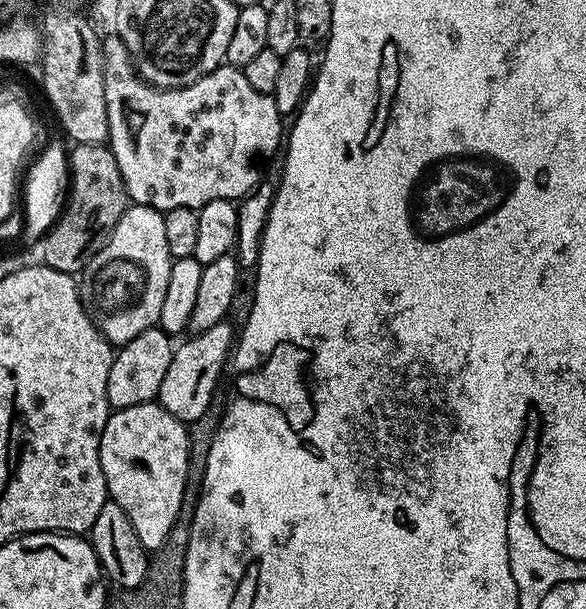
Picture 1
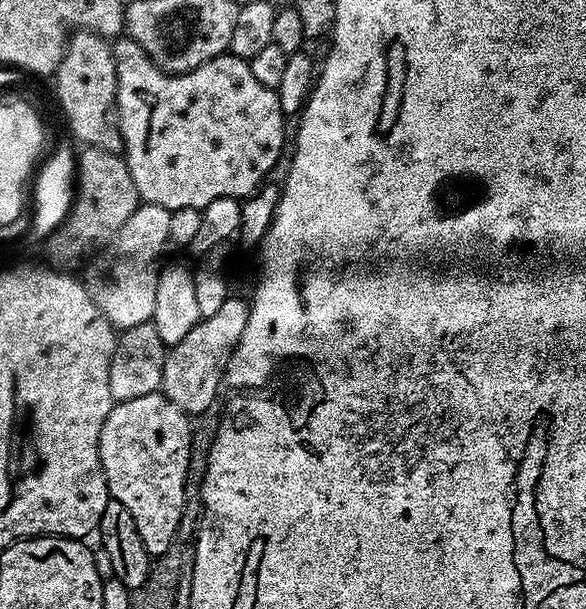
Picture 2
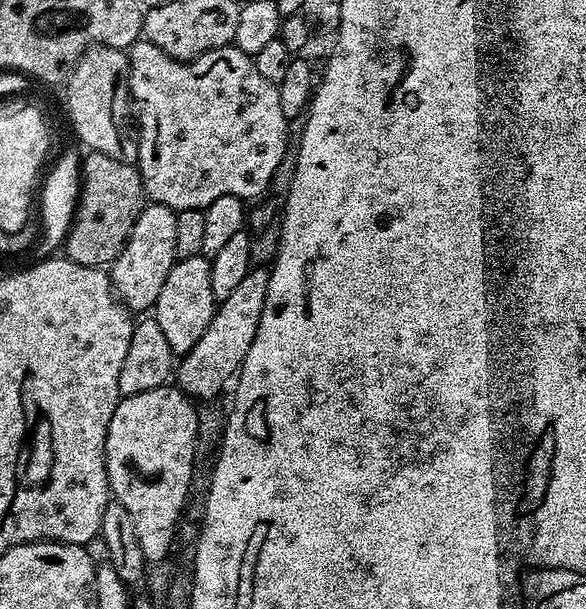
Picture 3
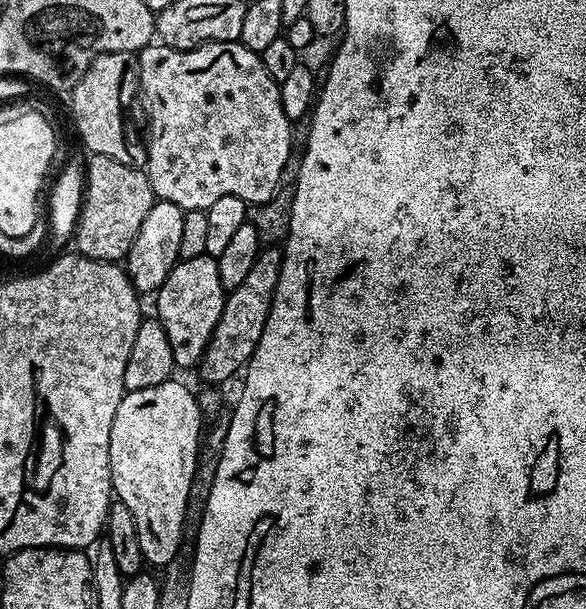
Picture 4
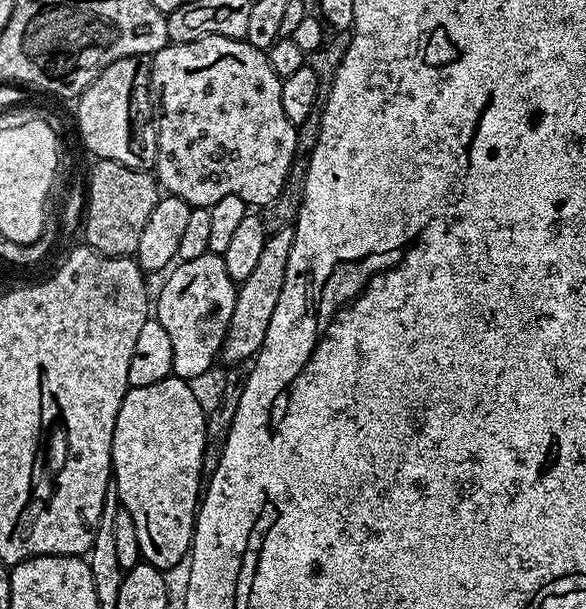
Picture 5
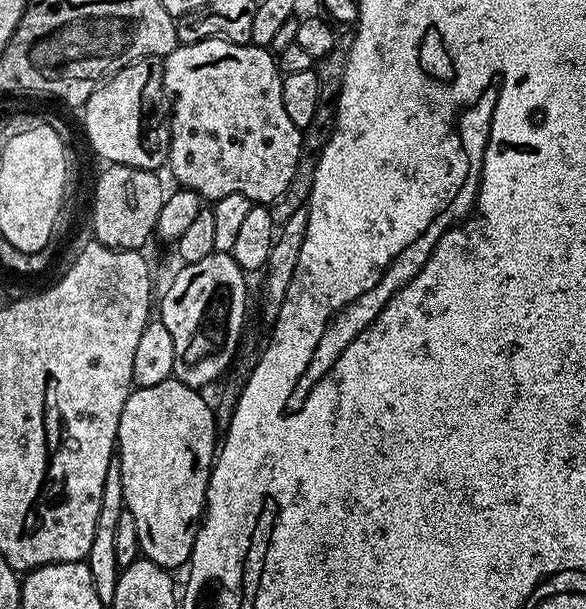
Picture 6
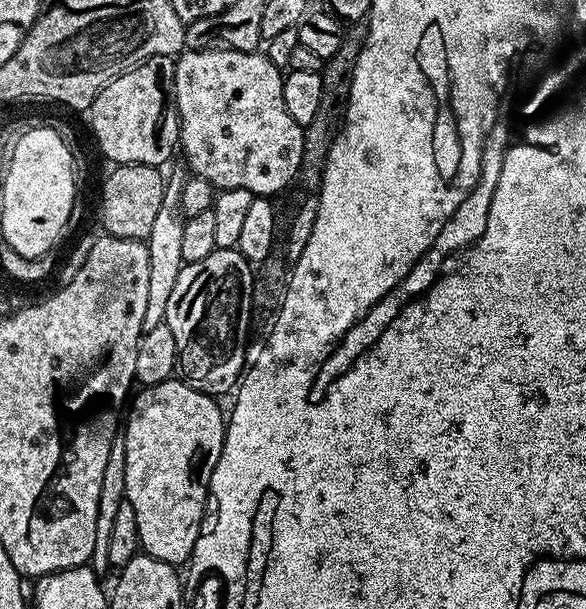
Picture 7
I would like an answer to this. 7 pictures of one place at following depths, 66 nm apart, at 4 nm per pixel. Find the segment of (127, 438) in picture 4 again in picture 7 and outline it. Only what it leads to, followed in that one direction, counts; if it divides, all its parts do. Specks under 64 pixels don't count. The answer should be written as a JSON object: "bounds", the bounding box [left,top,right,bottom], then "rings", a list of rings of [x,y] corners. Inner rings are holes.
{"bounds":[122,378,226,564],"rings":[[[169,378],[157,384],[149,384],[141,387],[139,391],[135,393],[136,401],[134,396],[131,401],[132,409],[130,404],[122,424],[126,454],[124,499],[127,504],[134,506],[134,518],[138,518],[140,548],[147,555],[167,564],[188,564],[202,531],[200,523],[204,520],[204,507],[207,504],[209,507],[210,504],[212,471],[222,454],[226,416],[225,413],[220,413],[220,408],[216,405],[219,403],[213,397],[194,390],[180,378]]]}

